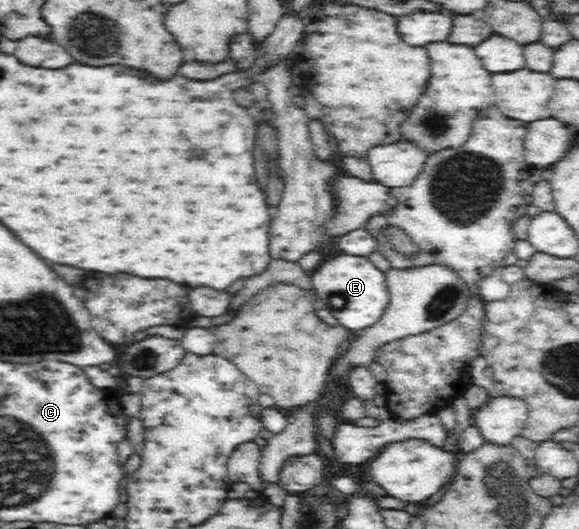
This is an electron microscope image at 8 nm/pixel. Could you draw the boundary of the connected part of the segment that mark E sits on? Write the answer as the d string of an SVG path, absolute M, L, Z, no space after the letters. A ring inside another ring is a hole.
M341 254L322 259L310 272L310 283L320 306L328 309L340 325L353 332L370 327L384 313L388 298L384 272L376 269L365 257Z

